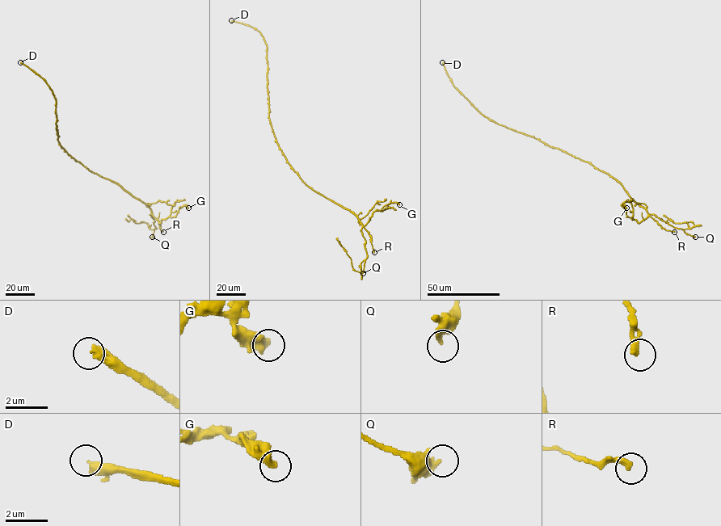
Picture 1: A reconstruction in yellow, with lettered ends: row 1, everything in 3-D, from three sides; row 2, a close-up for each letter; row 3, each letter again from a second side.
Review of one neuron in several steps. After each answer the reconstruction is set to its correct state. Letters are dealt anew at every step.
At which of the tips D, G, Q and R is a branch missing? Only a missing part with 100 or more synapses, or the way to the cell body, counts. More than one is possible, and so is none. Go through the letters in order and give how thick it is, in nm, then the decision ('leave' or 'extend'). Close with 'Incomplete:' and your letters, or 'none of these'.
D: calibre 440 nm; leave
G: calibre 500 nm; leave
Q: calibre 400 nm; leave
R: calibre 280 nm; leave
Incomplete: none of these

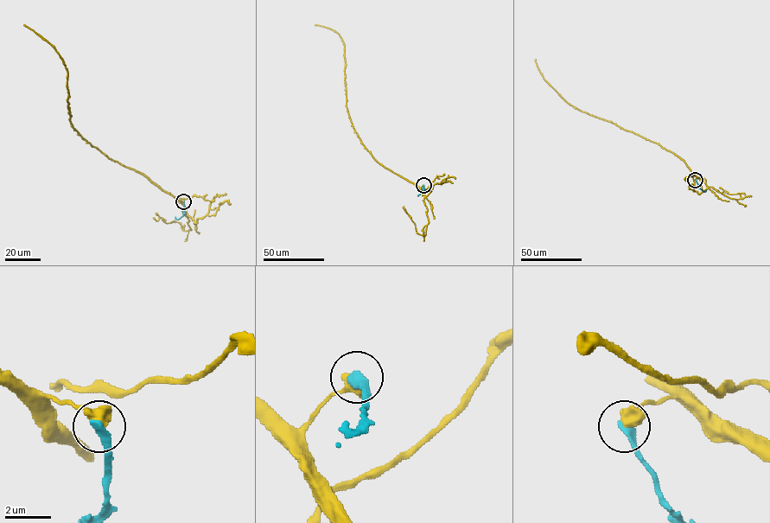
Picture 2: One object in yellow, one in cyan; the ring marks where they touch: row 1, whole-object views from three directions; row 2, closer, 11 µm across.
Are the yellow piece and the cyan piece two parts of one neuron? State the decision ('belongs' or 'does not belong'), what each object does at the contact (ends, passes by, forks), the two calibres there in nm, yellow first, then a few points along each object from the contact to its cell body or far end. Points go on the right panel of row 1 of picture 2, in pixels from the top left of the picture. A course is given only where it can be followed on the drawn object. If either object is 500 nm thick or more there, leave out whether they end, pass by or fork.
does not belong | 650/380 nm | yellow via (695, 180), (698, 177), (672, 152), (610, 121), (569, 105), (544, 78), (534, 60) | cyan via (695, 180), (700, 188), (706, 190)

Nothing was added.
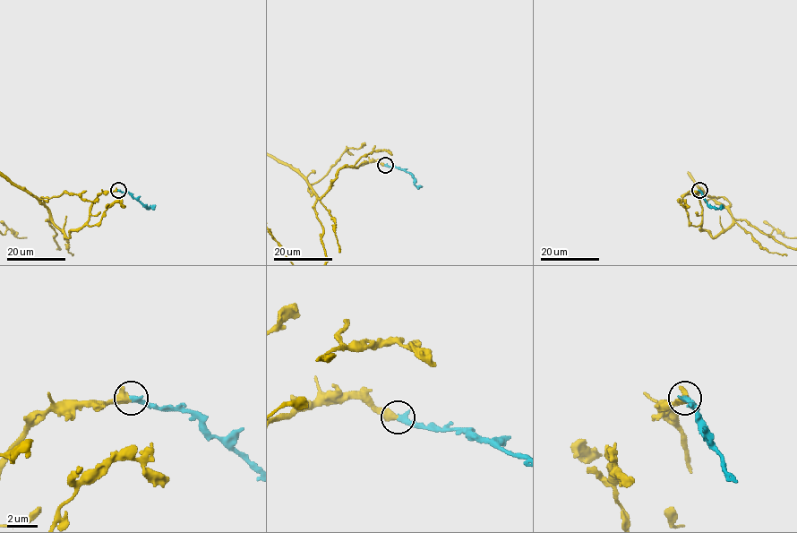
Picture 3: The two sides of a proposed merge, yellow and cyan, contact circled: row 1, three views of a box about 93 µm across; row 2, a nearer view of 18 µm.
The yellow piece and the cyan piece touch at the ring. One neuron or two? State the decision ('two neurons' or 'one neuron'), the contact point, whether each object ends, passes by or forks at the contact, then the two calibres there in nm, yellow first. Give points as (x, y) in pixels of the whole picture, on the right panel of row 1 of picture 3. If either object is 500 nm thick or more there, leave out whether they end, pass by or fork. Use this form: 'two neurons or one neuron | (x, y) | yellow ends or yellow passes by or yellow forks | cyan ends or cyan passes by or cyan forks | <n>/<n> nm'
one neuron | (699, 190) | 550/420 nm

